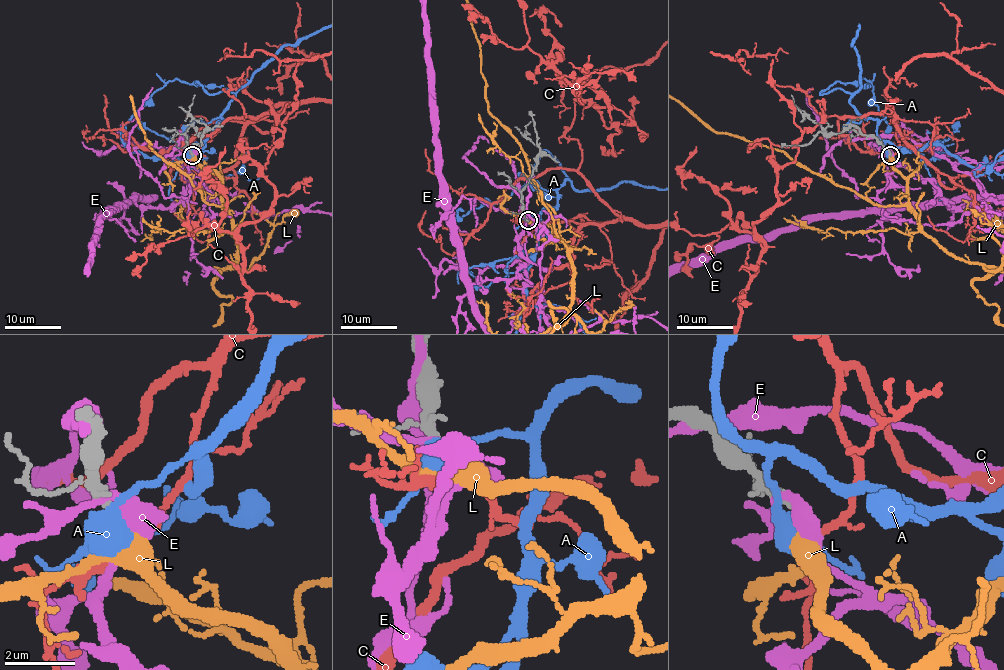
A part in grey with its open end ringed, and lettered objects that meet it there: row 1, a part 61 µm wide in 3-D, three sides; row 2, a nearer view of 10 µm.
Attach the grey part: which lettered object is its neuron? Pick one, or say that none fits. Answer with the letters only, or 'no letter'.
L

